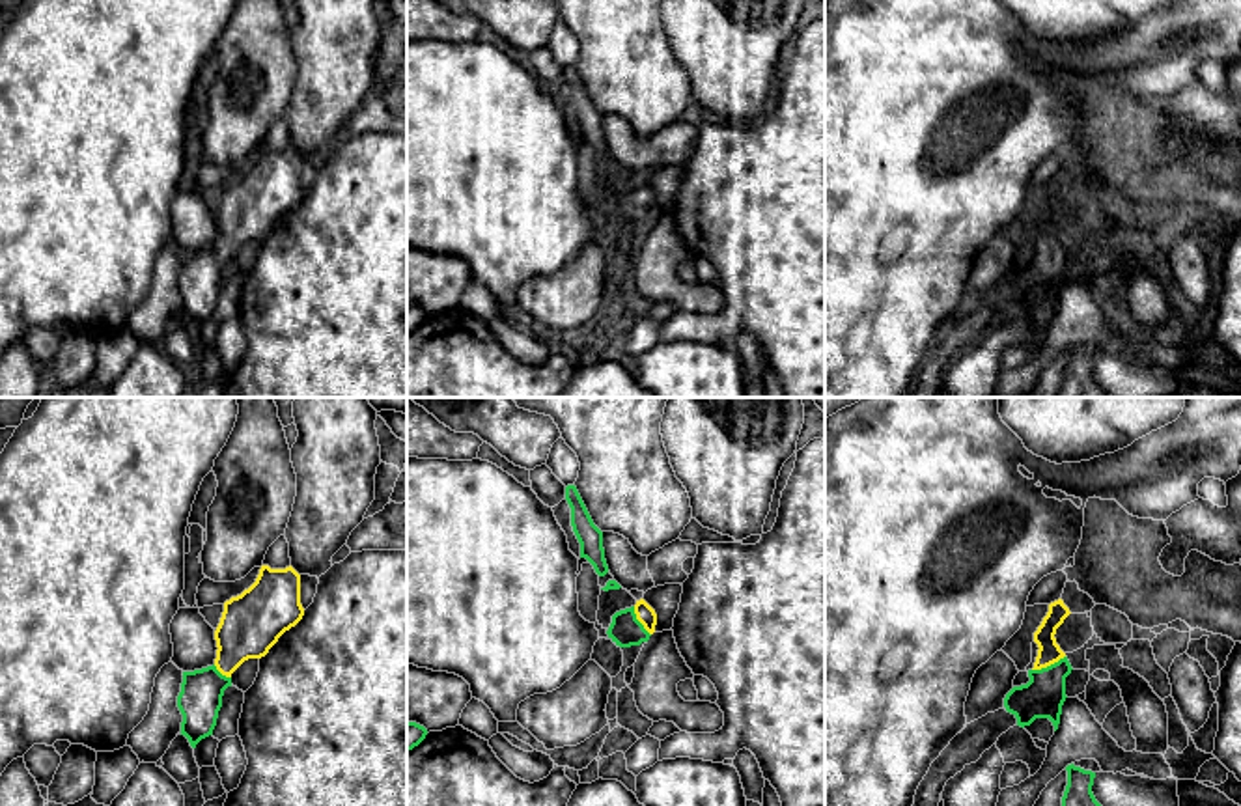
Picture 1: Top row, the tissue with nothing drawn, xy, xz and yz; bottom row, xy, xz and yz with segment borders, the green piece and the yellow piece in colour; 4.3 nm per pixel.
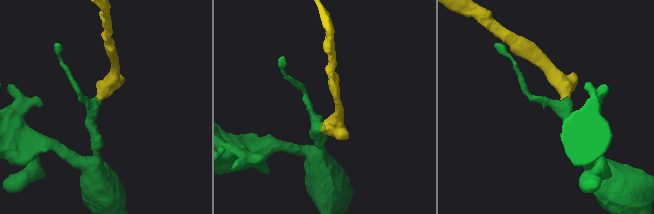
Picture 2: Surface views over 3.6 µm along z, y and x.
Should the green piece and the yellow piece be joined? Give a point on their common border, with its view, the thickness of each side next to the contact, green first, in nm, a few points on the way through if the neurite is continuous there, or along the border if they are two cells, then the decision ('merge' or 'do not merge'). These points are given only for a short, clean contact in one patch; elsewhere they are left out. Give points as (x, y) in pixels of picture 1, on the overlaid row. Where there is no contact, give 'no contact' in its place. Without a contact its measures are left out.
contact yz (1047, 667); calibres 180 and 100 nm; way yz (1044, 694), (1047, 667), (1049, 652); merge

